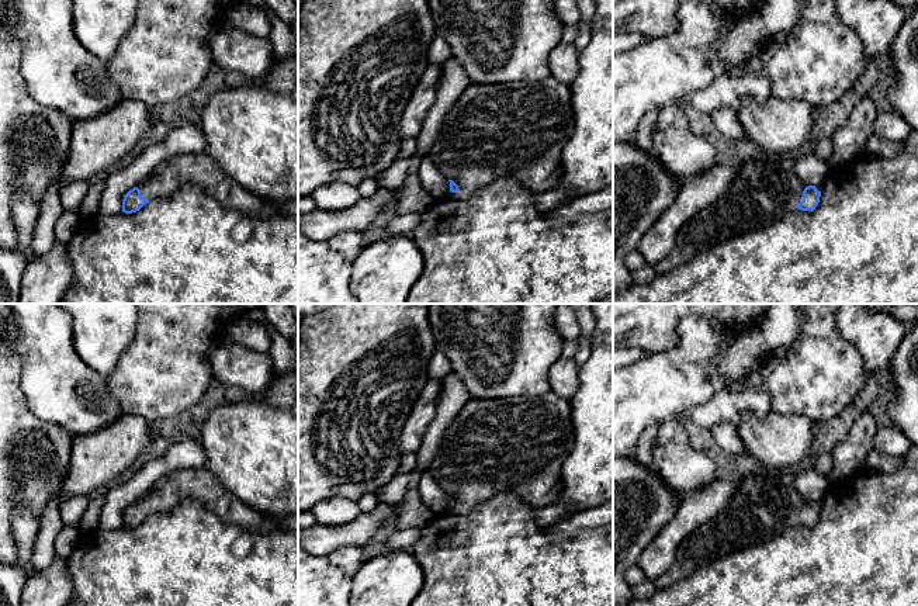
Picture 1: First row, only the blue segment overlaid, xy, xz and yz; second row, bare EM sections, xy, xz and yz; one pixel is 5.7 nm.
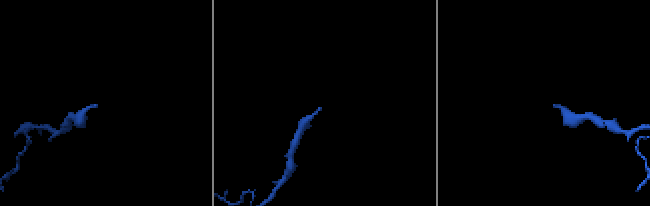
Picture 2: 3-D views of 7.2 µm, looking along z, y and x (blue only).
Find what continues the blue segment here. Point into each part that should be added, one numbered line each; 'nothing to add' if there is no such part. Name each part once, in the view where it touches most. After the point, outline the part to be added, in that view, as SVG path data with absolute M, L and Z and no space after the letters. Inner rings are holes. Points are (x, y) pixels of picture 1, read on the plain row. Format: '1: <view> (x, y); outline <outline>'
1: yz (764, 506); outline M765 468L761 475L744 474L738 491L727 506L679 543L672 567L654 581L655 588L665 589L735 550L763 544L789 527L797 526L806 502L796 489L790 468Z

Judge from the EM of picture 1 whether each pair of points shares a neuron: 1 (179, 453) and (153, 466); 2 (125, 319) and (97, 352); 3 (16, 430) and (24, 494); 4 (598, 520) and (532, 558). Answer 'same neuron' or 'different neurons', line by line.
1: same neuron
2: same neuron
3: same neuron
4: different neurons

